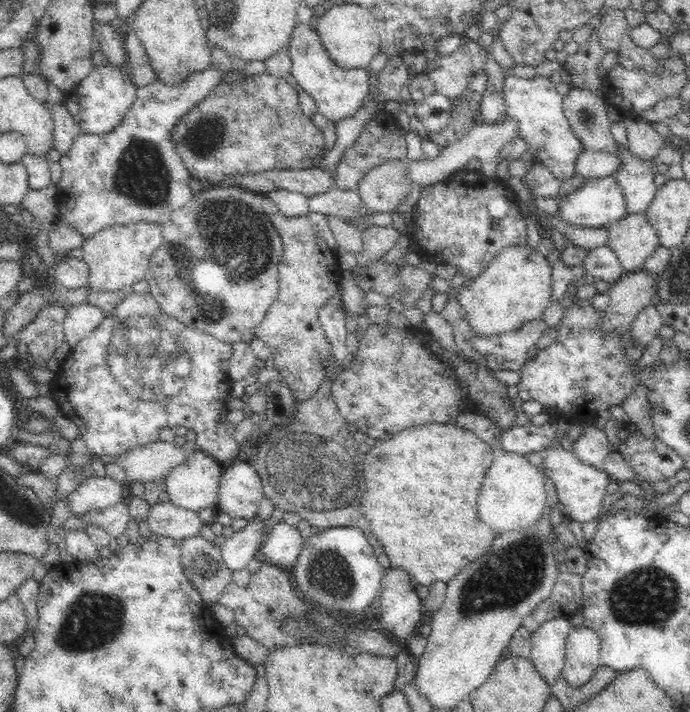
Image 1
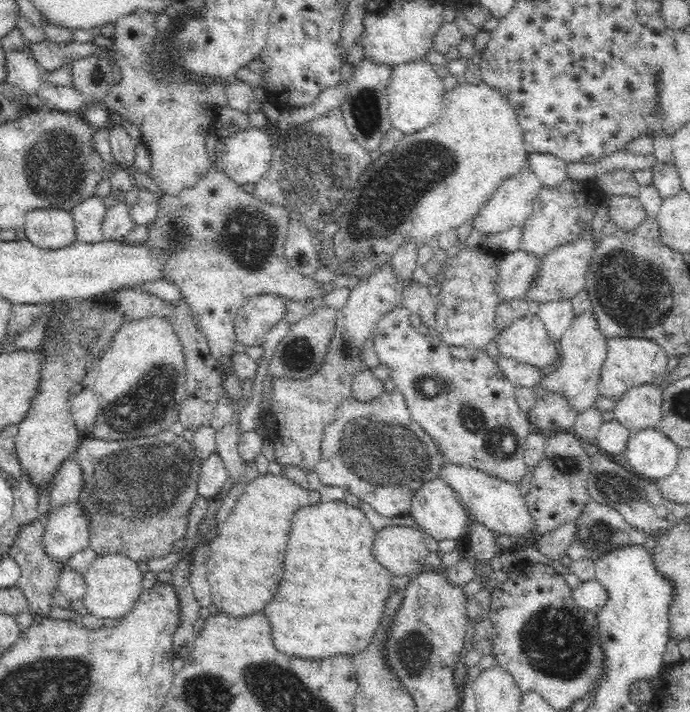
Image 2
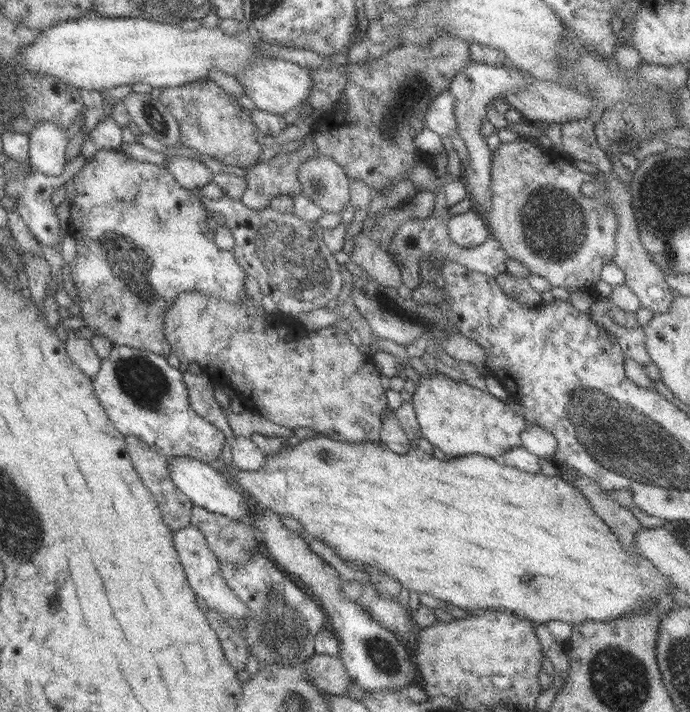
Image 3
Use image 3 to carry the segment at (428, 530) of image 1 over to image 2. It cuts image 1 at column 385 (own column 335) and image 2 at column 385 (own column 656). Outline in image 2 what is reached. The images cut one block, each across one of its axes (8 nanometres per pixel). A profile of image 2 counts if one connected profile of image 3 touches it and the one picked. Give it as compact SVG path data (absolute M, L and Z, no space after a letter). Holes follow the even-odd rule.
M320 500L314 505L298 509L292 520L284 580L276 596L262 610L270 618L276 650L298 658L326 658L338 654L349 655L368 648L376 628L381 625L385 602L391 594L392 576L372 554L375 530L355 501Z

